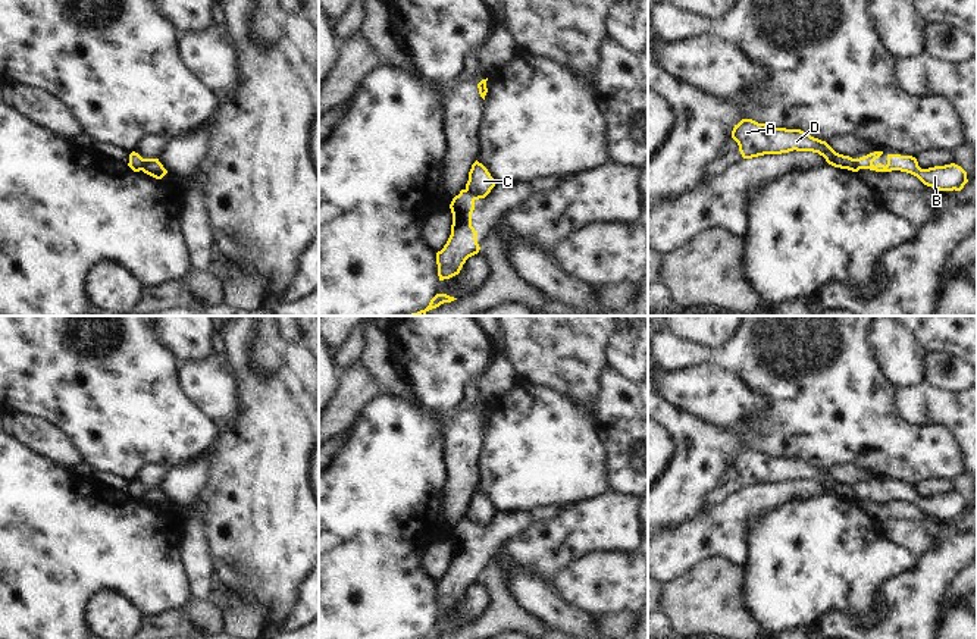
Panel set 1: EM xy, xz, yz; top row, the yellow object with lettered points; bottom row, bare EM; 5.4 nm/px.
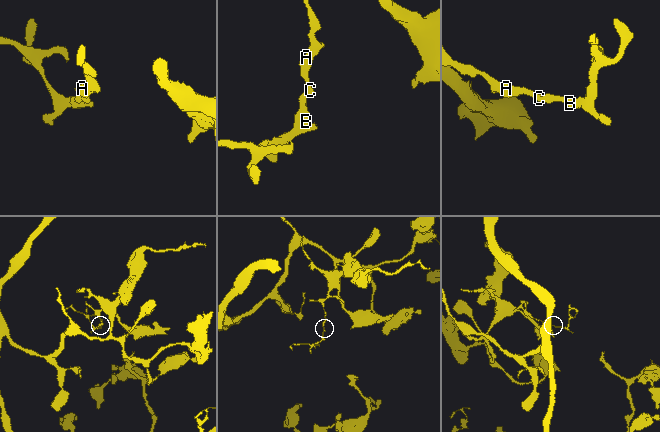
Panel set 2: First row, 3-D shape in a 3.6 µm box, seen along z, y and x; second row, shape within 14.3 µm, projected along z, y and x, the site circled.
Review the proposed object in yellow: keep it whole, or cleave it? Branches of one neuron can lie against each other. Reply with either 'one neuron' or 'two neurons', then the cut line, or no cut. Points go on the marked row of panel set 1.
two neurons | xy (143, 159), (140, 169)

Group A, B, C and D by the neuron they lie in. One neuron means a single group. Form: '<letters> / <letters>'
A C D / B

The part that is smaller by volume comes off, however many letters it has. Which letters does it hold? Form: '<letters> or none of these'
B

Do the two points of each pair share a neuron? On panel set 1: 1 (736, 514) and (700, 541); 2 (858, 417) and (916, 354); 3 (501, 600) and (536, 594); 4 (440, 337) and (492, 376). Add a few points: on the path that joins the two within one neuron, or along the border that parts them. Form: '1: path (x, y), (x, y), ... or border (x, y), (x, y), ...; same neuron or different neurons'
1: path (727, 522), (716, 533), (708, 535); same neuron
2: border (873, 351), (882, 373), (896, 388); different neurons
3: border (506, 569), (509, 595), (539, 619); different neurons
4: border (495, 354), (479, 378); different neurons

